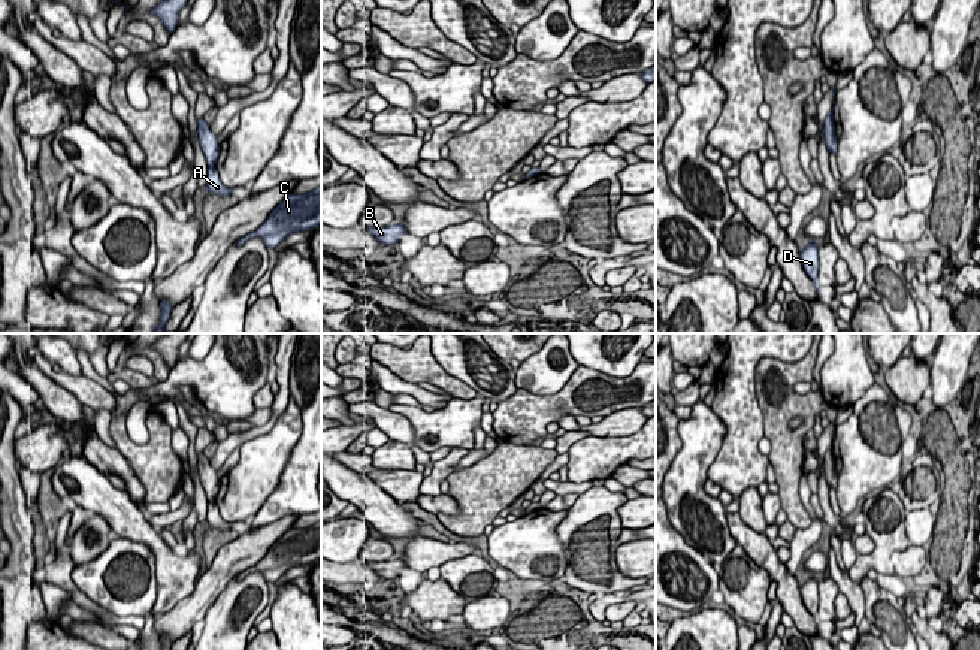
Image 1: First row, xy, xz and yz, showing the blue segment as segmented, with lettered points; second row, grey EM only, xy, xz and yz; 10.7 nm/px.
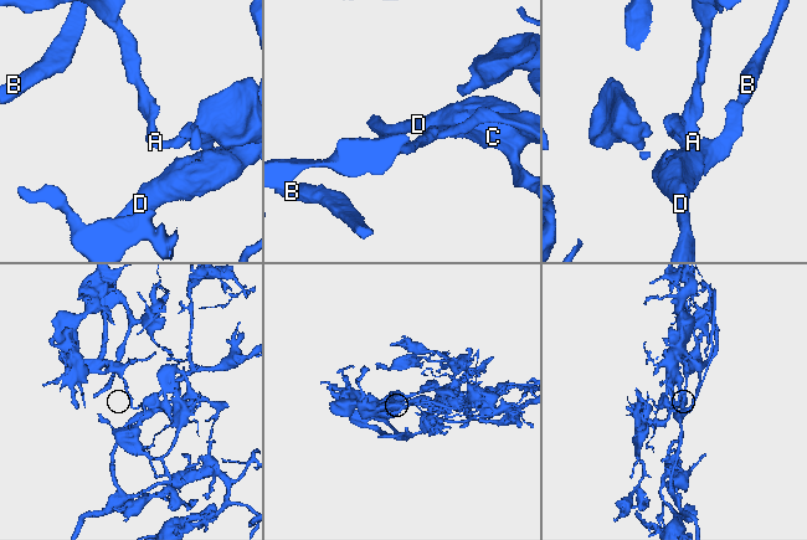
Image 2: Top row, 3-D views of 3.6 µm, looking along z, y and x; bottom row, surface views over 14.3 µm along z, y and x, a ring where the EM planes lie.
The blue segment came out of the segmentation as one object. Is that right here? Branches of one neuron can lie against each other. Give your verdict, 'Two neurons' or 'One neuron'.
Two neurons

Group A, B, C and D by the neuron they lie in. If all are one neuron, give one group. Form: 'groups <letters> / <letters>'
groups A C D / B

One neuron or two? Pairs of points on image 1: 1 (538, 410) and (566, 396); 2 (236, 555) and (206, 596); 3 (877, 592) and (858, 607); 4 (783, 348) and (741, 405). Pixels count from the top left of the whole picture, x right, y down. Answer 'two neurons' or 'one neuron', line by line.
1: one neuron
2: one neuron
3: two neurons
4: one neuron

